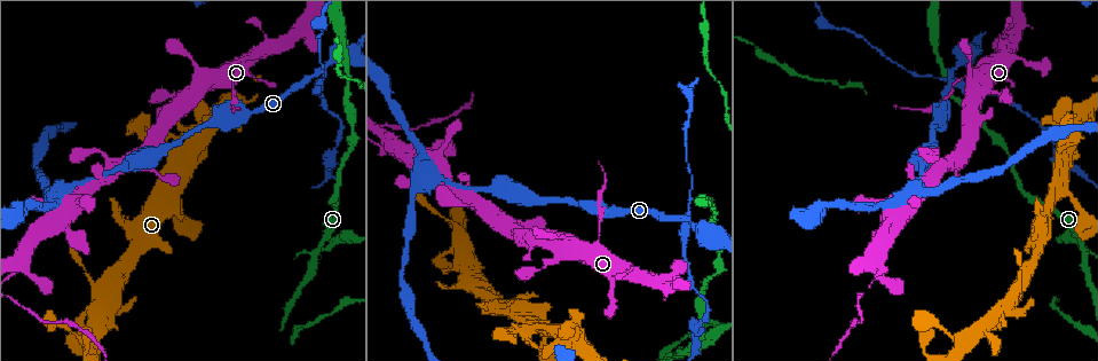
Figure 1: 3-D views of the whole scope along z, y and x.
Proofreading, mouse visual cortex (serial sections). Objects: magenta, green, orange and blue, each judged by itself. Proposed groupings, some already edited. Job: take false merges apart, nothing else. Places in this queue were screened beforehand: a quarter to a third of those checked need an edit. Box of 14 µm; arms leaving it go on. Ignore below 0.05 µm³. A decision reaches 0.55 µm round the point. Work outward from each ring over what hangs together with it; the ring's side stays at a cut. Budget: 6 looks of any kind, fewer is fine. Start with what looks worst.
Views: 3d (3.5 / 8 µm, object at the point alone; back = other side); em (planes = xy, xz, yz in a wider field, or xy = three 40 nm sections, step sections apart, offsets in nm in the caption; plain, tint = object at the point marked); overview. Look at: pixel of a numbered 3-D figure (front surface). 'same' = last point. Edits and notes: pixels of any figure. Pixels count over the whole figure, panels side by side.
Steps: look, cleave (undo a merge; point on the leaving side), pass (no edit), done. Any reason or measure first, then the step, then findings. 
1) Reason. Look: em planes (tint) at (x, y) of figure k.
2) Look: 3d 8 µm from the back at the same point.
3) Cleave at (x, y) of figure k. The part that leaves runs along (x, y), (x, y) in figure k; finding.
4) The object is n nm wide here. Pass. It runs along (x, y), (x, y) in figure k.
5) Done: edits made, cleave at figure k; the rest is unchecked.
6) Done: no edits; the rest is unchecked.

Calibre changes. Look: 3d 3.5 µm at (311, 76) of figure 1.

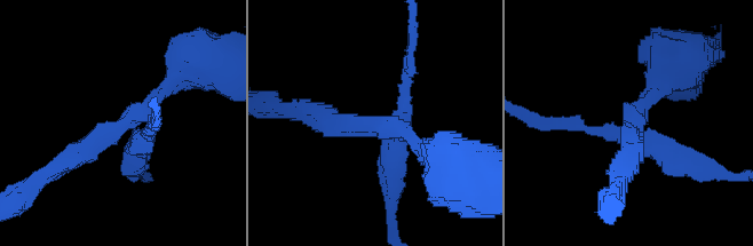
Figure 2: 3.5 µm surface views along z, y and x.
4 arms meet here; the arms are 150, 150, 300, 350 nm wide. Look: em planes (tint) at (632, 127) of figure 2.

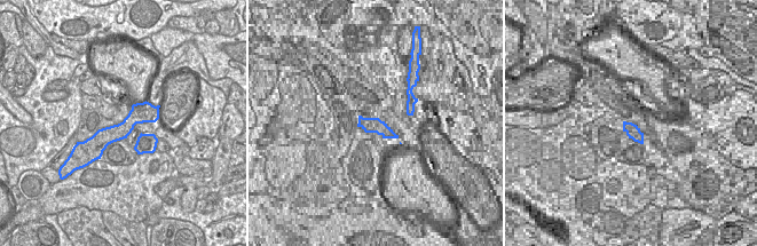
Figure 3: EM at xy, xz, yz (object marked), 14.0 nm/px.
The object is 240 nm wide here. Pass. It runs along (154, 116), (87, 143) in figure 3; continuous, no second cell.

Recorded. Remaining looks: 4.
Look: 3d 3.5 µm at (598, 238) of figure 1.

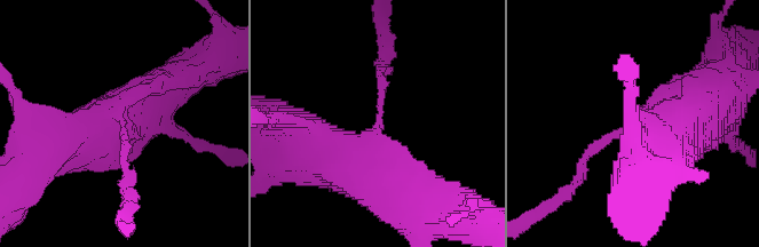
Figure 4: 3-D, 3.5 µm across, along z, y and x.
The arms are 150, 700 nm wide; need the tissue. Look: em xy step 5 (tint) at (381, 113) of figure 4.

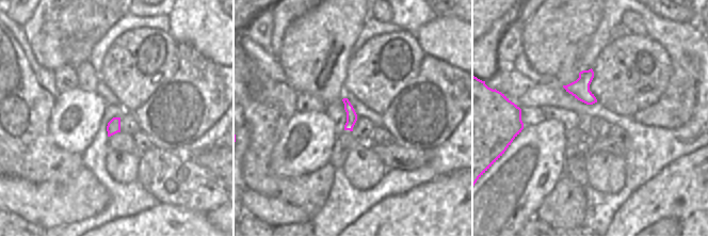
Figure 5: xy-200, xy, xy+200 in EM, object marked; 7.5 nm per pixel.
Pass. It runs along (690, 121), (638, 118), (591, 150), (576, 181) in figure 4; continuous, no second cell.

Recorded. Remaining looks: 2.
Look: 3d 8 µm from the back at (323, 94) of figure 1.

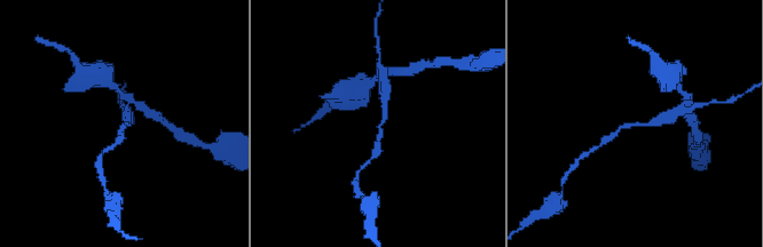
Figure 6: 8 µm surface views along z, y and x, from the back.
Look: em xy step 2 (tint) at (385, 122) of figure 6.

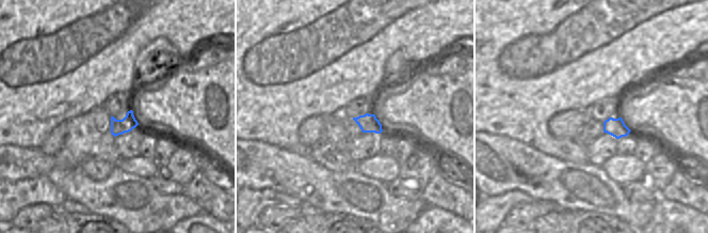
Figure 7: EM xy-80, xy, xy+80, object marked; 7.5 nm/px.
Pass. It runs along (667, 119), (622, 126), (606, 138) in figure 6; continuous, no second cell.

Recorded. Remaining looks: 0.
Done: no edits; the rest is unchecked.

